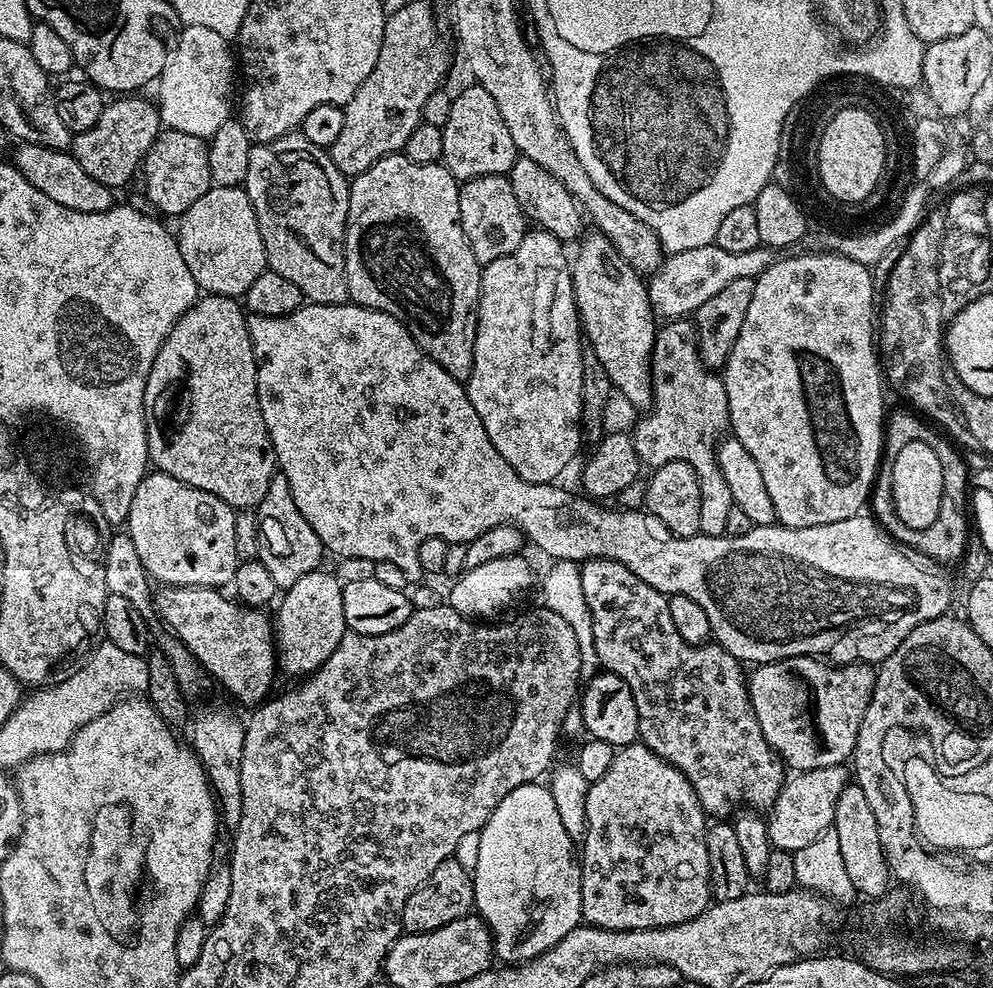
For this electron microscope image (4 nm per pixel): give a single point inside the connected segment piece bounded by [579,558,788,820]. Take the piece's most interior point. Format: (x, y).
(728, 762)

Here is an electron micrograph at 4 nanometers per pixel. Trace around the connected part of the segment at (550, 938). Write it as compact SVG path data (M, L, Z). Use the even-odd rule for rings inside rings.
M533 782L518 786L518 790L510 790L510 794L506 794L506 798L502 798L502 802L498 802L498 806L492 811L490 818L484 823L484 827L480 829L478 839L480 841L476 844L476 868L474 867L472 872L474 908L480 919L488 925L492 932L492 946L497 961L503 962L508 966L527 964L535 956L541 956L546 950L550 950L550 946L562 942L562 938L566 938L566 934L570 934L570 930L581 927L582 890L580 889L578 852L577 849L572 849L575 848L574 841L569 834L566 834L566 829L562 826L561 816L558 815L557 807L554 806L554 798L551 797L551 790L548 786L540 782Z

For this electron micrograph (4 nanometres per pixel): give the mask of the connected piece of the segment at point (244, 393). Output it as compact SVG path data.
M204 294L197 299L194 306L190 306L184 311L182 318L178 318L178 322L162 342L162 346L150 366L150 378L146 378L144 421L148 435L148 459L155 471L170 474L170 478L178 478L178 482L186 482L198 490L206 490L222 502L226 502L233 510L255 510L262 502L262 498L266 498L266 490L270 490L272 476L278 469L276 467L276 455L270 442L270 434L266 430L266 422L262 422L262 410L258 406L254 346L250 342L248 316L239 299L231 296Z

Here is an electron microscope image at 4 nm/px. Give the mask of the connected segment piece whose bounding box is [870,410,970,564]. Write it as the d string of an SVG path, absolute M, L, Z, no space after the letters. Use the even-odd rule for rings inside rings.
M904 410L908 412L900 411L889 411L886 416L884 443L882 445L883 459L880 461L880 467L876 470L876 478L870 493L871 515L876 523L897 544L911 550L917 557L925 556L925 558L920 558L923 558L925 561L937 560L940 564L952 564L955 560L962 559L964 551L968 548L970 516L966 511L966 501L970 496L969 468L965 464L965 457L960 452L959 454L956 453L958 451L957 445L951 439L941 435L927 419L921 418L912 410ZM908 440L926 442L938 454L938 462L942 462L942 478L944 479L942 506L938 510L938 518L934 518L934 522L930 522L930 526L926 526L922 530L914 530L910 526L906 526L906 522L902 522L902 518L898 518L898 514L894 511L894 502L892 501L892 459L896 457L897 450Z

